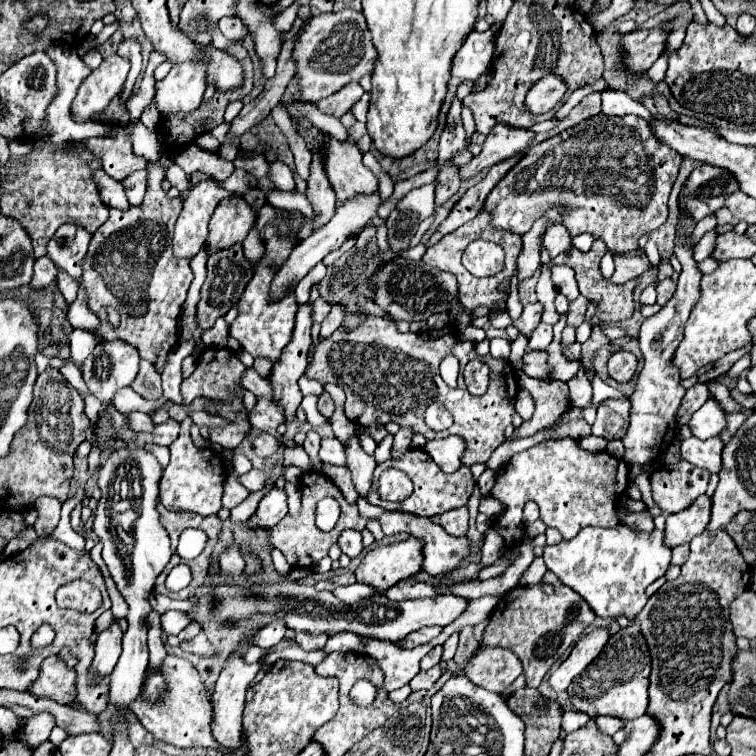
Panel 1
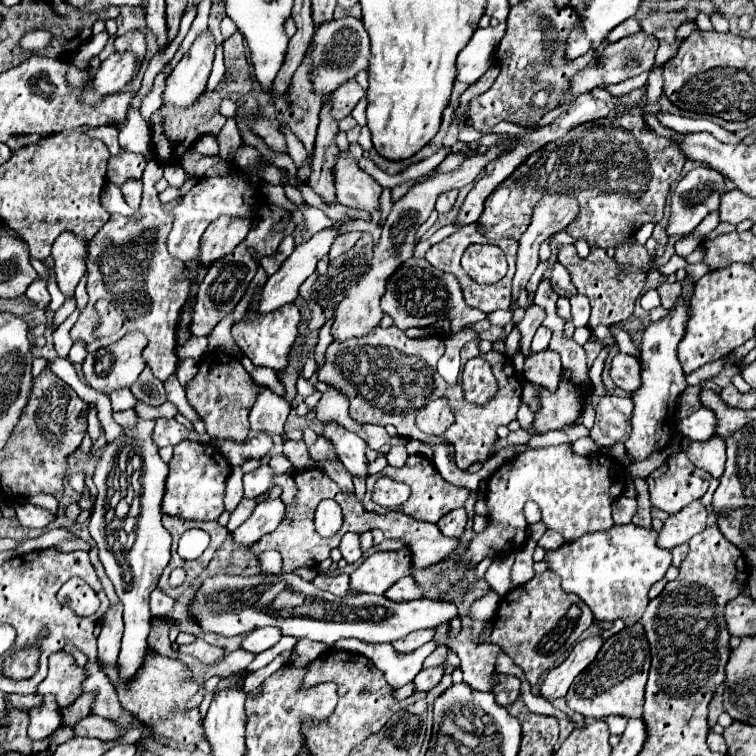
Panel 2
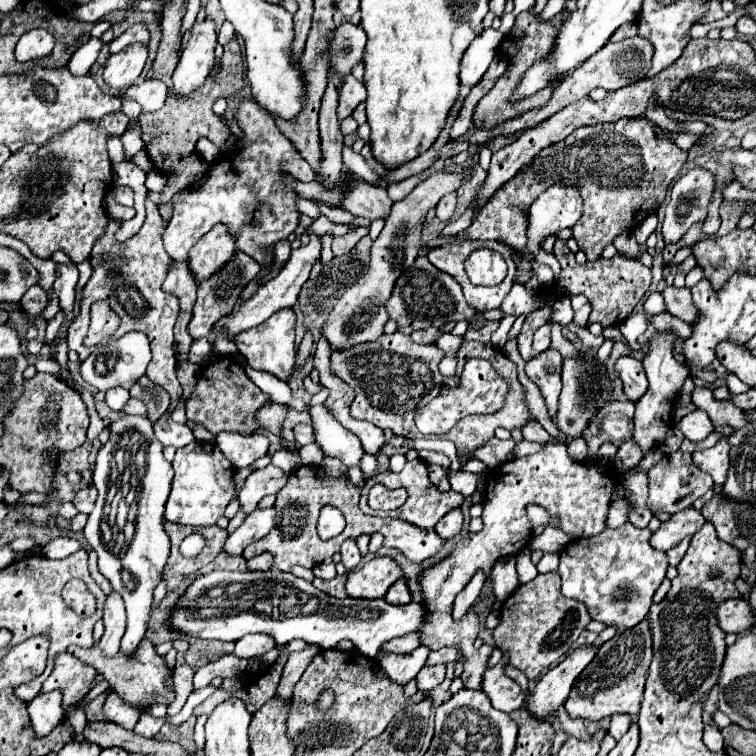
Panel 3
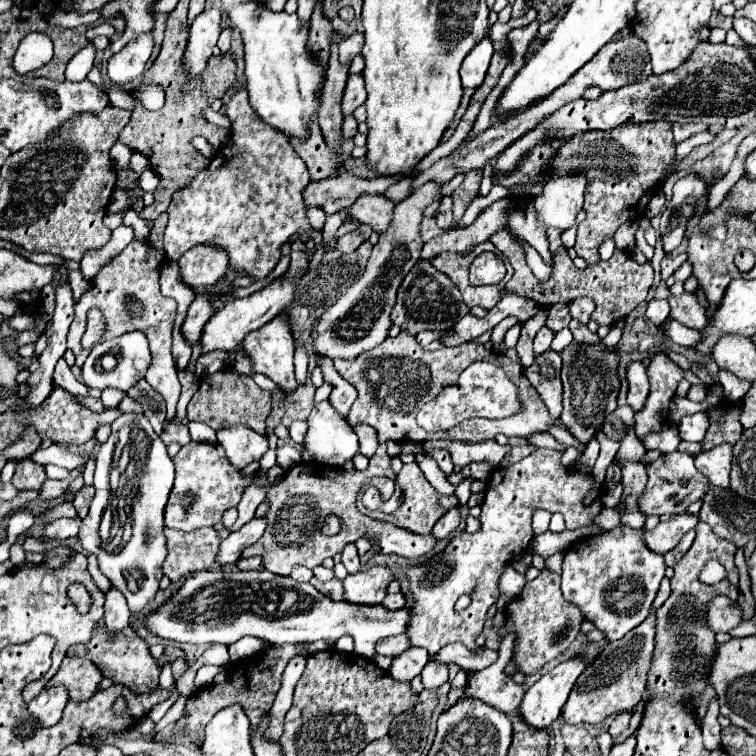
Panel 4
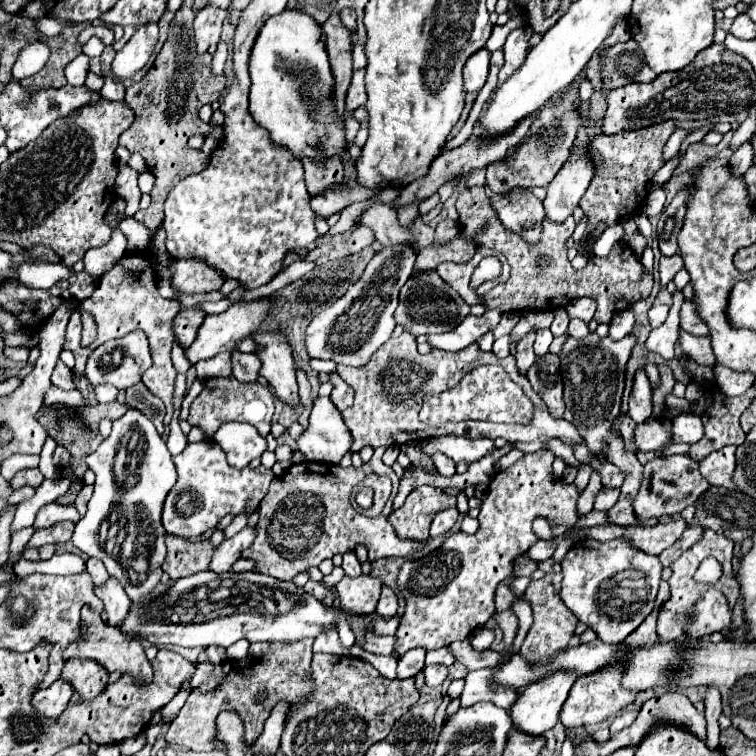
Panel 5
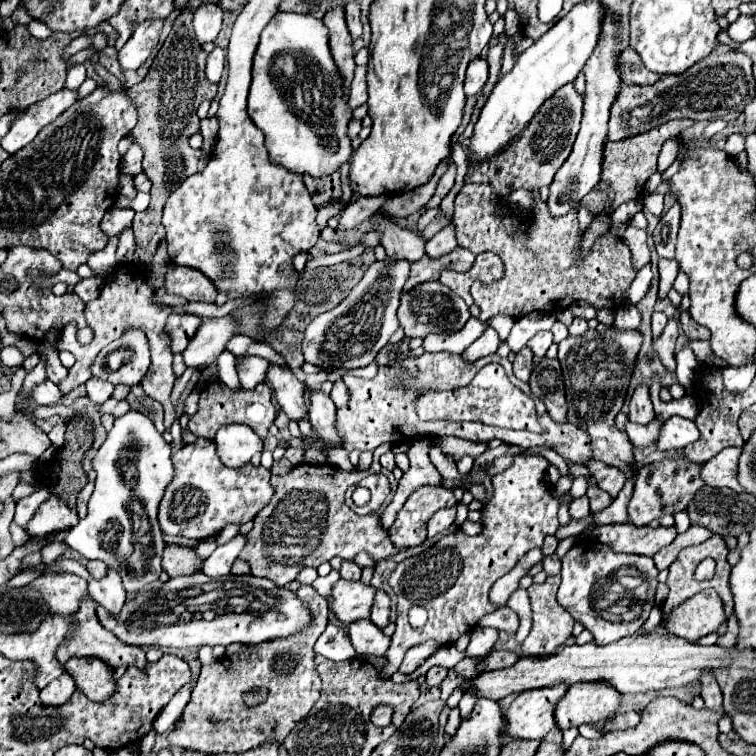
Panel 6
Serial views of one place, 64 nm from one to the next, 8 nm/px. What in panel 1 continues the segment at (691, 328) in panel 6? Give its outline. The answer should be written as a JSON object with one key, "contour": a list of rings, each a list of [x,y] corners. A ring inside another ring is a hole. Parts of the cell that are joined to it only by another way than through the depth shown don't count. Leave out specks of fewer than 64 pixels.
{"contour":[[[666,278],[666,280],[658,282],[658,286],[656,286],[656,292],[658,292],[658,304],[664,306],[664,304],[668,302],[668,298],[672,298],[674,290],[676,290],[676,282],[674,282],[672,278]]]}

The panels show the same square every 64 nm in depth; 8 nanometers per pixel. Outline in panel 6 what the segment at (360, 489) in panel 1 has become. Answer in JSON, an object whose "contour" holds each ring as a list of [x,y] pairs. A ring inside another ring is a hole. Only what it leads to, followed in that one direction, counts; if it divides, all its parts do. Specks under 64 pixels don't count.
{"contour":[[[312,392],[310,400],[312,400],[312,404],[308,410],[308,418],[310,418],[314,436],[308,436],[308,438],[291,437],[288,440],[288,446],[298,446],[304,452],[314,450],[320,454],[328,454],[330,448],[342,448],[340,434],[336,432],[336,406],[334,406],[334,402],[330,400],[330,396],[326,396],[322,392]]]}

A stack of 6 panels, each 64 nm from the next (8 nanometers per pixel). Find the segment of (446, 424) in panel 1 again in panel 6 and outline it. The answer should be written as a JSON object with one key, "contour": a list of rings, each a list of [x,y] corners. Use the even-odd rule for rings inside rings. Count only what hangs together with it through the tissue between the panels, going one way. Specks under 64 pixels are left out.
{"contour":[[[498,363],[486,364],[482,370],[478,370],[472,382],[464,388],[441,392],[426,392],[422,398],[416,402],[418,416],[422,420],[450,420],[450,422],[460,422],[460,420],[472,420],[472,422],[482,422],[490,426],[502,426],[502,428],[514,428],[514,430],[532,430],[532,432],[542,433],[538,420],[536,420],[536,410],[534,402],[530,396],[520,392],[506,376],[504,368]]]}

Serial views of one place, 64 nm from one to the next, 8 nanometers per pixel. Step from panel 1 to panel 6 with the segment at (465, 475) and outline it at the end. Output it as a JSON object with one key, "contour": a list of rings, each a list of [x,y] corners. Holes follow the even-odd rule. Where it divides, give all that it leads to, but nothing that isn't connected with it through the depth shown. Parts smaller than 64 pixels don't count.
{"contour":[[[368,474],[364,480],[360,480],[358,486],[364,486],[364,488],[368,488],[368,490],[372,492],[370,504],[364,506],[364,508],[358,508],[358,506],[352,504],[352,498],[350,498],[350,496],[346,498],[346,504],[348,504],[354,512],[358,512],[358,514],[374,514],[374,512],[378,512],[378,508],[382,506],[382,502],[386,500],[386,496],[388,496],[388,492],[390,492],[388,478],[386,478],[384,474]],[[422,486],[418,488],[398,512],[390,536],[392,542],[400,548],[404,546],[418,546],[426,540],[426,524],[434,512],[440,508],[456,506],[456,498],[452,490],[436,488],[436,486]]]}

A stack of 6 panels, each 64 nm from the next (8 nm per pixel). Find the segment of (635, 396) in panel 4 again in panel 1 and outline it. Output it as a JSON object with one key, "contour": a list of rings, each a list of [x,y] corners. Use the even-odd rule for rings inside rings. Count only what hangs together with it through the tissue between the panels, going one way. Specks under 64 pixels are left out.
{"contour":[[[620,350],[620,352],[614,352],[610,356],[610,360],[608,360],[608,374],[612,378],[616,378],[618,382],[628,382],[634,376],[636,366],[638,366],[638,358],[632,352]]]}

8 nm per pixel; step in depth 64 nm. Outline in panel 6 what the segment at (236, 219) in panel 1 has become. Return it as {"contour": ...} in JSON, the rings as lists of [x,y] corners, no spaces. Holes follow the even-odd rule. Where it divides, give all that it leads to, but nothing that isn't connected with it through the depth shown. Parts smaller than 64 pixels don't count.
{"contour":[[[178,264],[168,268],[164,286],[168,294],[186,296],[190,302],[214,302],[218,294],[212,280],[202,272],[196,272],[196,268],[180,268]]]}

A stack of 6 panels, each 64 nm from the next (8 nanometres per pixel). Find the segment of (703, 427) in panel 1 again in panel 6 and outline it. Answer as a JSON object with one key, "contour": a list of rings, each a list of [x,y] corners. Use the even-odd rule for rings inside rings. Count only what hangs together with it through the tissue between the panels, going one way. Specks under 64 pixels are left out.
{"contour":[[[672,416],[670,420],[664,422],[660,440],[658,440],[658,450],[670,450],[670,448],[686,448],[688,444],[694,444],[700,438],[700,430],[696,428],[694,420],[682,418],[682,416]]]}

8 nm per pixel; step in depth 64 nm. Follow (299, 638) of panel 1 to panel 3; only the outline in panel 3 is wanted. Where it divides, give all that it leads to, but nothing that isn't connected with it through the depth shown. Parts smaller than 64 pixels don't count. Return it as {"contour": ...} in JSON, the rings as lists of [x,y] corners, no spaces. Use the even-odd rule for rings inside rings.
{"contour":[[[308,644],[304,650],[300,652],[292,652],[286,666],[284,666],[284,678],[282,678],[282,686],[280,686],[280,694],[284,698],[290,698],[294,684],[300,680],[302,672],[306,670],[306,666],[312,662],[312,658],[320,652],[320,646],[312,646]]]}

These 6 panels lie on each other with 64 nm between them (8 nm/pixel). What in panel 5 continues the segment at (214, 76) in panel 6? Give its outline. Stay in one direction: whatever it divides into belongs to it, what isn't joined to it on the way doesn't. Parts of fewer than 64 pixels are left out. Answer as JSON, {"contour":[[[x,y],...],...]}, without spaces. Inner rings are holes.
{"contour":[[[220,42],[220,44],[218,44],[218,50],[216,50],[216,54],[214,54],[214,60],[212,60],[212,70],[214,70],[214,74],[222,74],[224,64],[226,64],[226,58],[228,58],[228,44],[226,44],[226,42]]]}

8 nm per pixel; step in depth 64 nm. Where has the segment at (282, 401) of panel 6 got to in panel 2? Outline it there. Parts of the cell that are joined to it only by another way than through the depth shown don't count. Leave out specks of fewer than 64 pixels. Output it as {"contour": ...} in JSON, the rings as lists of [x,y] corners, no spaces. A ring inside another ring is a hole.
{"contour":[[[284,304],[276,312],[268,312],[268,316],[260,316],[260,320],[238,320],[232,326],[232,338],[240,346],[240,350],[254,362],[254,366],[266,366],[272,370],[282,370],[288,364],[288,350],[296,340],[300,324],[300,310],[296,304]]]}

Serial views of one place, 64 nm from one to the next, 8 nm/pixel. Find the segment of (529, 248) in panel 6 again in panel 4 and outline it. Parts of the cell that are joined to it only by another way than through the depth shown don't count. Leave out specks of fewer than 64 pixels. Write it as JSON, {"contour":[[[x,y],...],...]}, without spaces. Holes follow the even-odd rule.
{"contour":[[[550,228],[548,232],[548,240],[550,240],[550,252],[554,256],[554,270],[548,282],[538,282],[536,276],[532,274],[532,270],[528,268],[526,260],[524,260],[524,250],[520,244],[516,244],[508,232],[498,232],[490,238],[490,242],[494,242],[494,246],[510,260],[510,264],[514,266],[514,276],[506,286],[506,292],[518,292],[520,296],[532,298],[534,302],[538,302],[540,306],[552,306],[556,302],[570,302],[574,298],[580,296],[588,296],[596,302],[596,310],[592,314],[592,320],[598,322],[600,326],[612,326],[620,320],[624,320],[642,300],[646,300],[648,290],[654,282],[654,272],[650,264],[638,264],[632,254],[616,250],[614,256],[610,260],[604,262],[596,262],[592,266],[586,266],[584,270],[578,270],[572,264],[572,258],[568,256],[568,250],[564,248],[560,234],[562,230]]]}

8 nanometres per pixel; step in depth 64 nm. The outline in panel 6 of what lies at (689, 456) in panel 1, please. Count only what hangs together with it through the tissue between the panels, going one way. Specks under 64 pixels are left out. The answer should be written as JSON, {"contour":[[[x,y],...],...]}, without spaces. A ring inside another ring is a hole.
{"contour":[[[724,448],[712,460],[702,464],[702,480],[714,488],[732,488],[734,492],[742,492],[742,486],[736,480],[738,472],[738,456],[740,448]]]}

